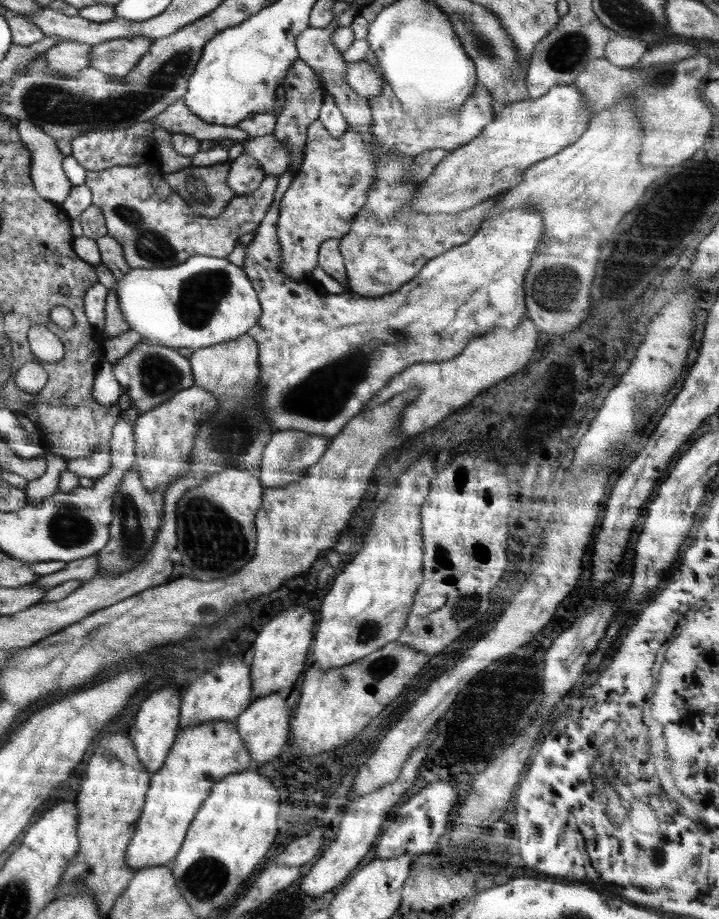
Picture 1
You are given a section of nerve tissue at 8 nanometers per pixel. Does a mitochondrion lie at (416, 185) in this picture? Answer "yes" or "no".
no

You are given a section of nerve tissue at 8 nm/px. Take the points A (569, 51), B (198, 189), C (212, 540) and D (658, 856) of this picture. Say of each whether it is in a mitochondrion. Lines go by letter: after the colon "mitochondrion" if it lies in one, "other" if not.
A: mitochondrion
B: mitochondrion
C: mitochondrion
D: other

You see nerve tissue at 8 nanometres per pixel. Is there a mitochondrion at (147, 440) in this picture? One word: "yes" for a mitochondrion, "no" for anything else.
no

